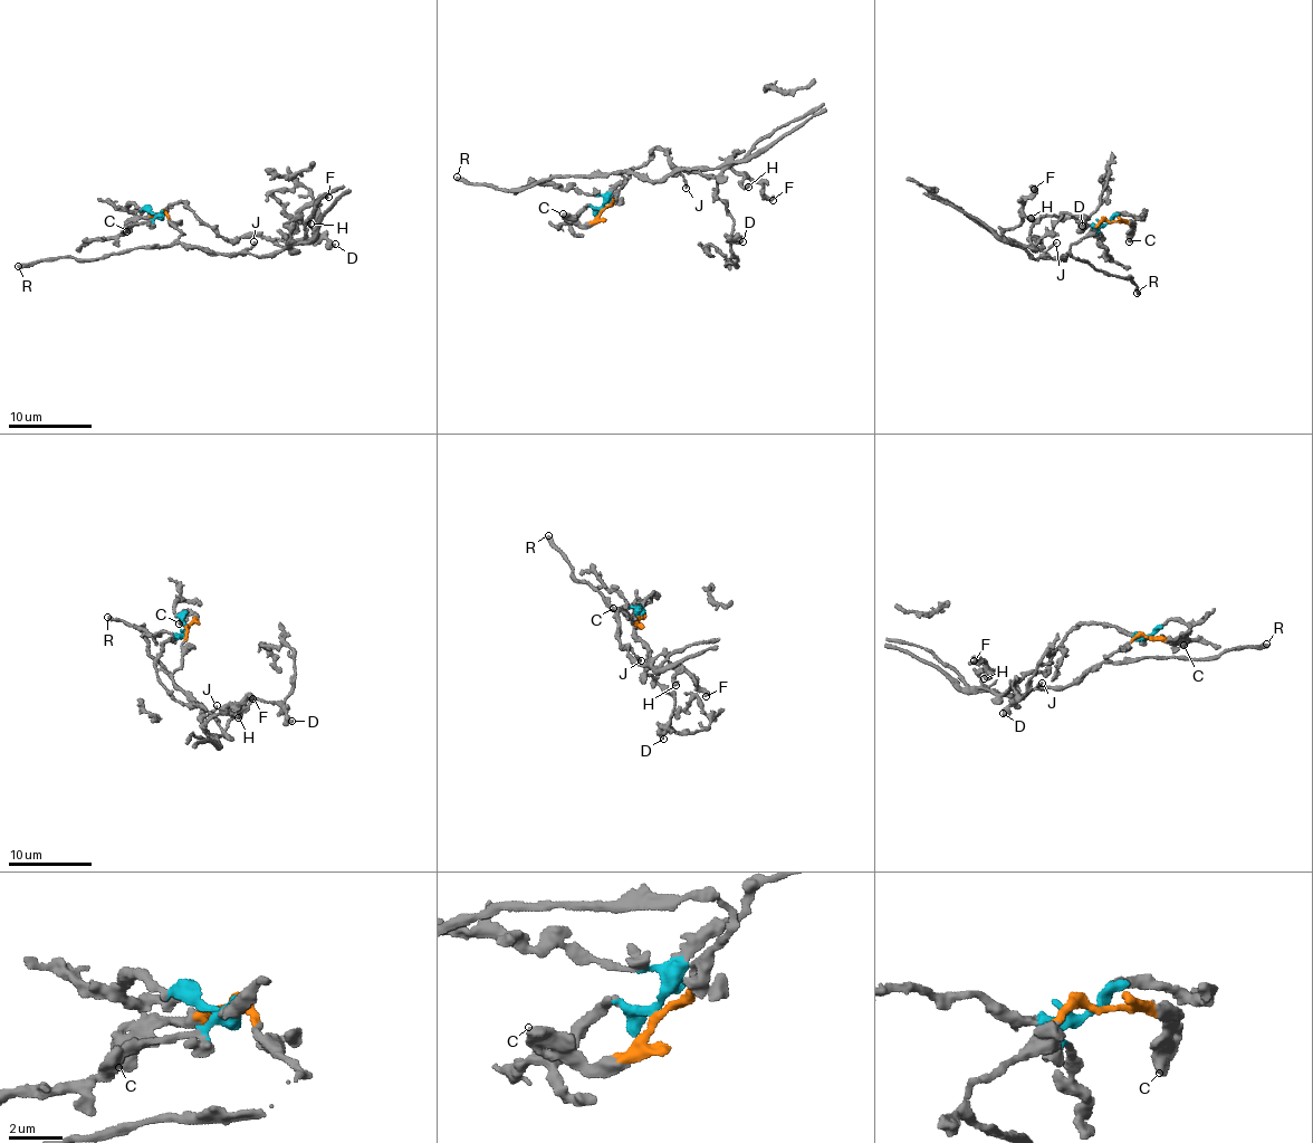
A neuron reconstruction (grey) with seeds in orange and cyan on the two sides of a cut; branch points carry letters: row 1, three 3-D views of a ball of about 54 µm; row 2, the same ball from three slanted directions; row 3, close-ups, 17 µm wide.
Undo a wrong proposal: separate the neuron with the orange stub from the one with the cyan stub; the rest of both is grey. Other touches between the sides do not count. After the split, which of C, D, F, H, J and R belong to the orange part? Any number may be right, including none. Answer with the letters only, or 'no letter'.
C, F, H, J, R

